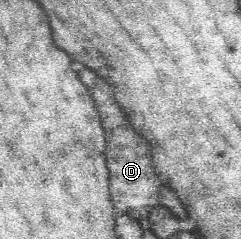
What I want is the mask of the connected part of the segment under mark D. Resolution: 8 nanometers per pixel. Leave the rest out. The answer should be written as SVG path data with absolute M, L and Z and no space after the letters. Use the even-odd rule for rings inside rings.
M84 68L80 72L82 82L92 90L94 102L98 106L98 112L102 116L102 124L106 130L106 162L110 173L110 194L113 205L119 211L125 212L128 216L146 223L149 212L156 206L160 205L160 180L154 172L152 166L152 156L150 156L150 146L144 144L144 138L134 132L130 120L120 112L112 90L108 84L96 76L92 70ZM140 144L140 148L138 148Z

